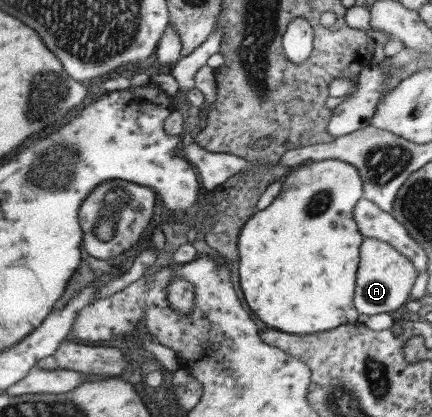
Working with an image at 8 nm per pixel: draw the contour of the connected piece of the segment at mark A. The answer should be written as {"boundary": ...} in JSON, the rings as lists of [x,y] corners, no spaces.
{"boundary":[[[363,237],[359,246],[358,264],[354,283],[352,304],[361,315],[391,313],[397,315],[397,308],[407,302],[413,285],[416,269],[401,252],[395,251],[388,243]]]}

